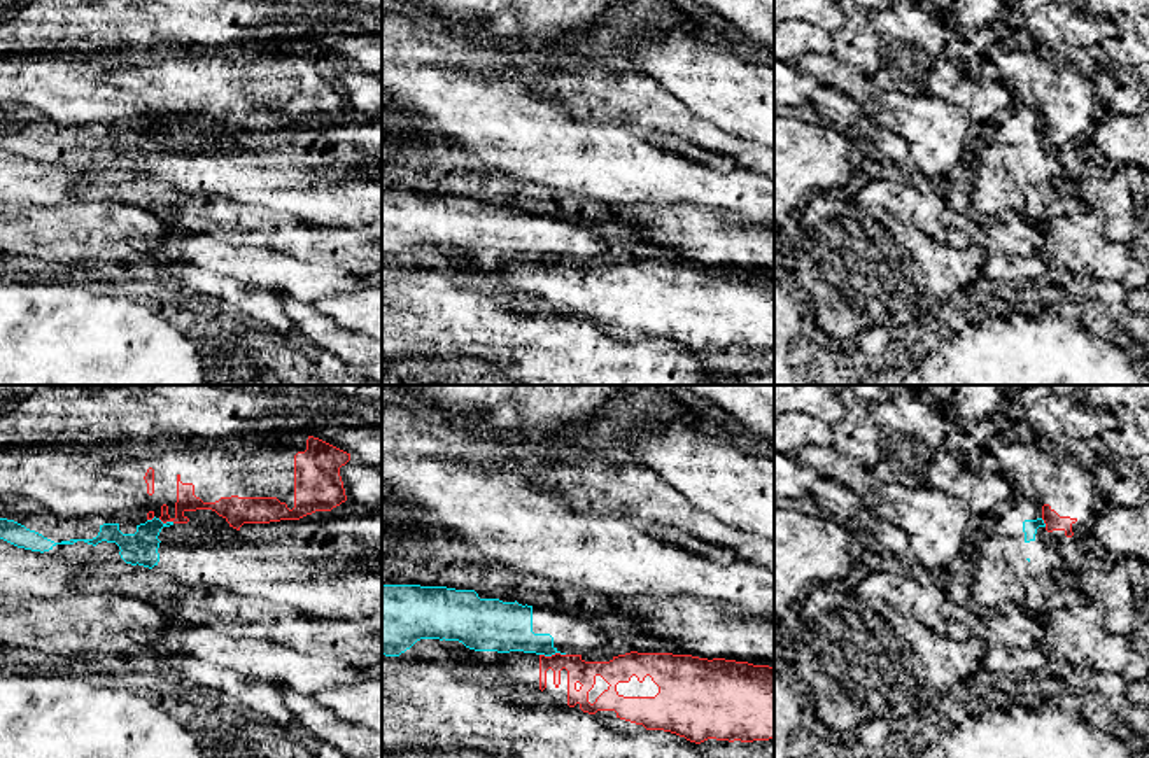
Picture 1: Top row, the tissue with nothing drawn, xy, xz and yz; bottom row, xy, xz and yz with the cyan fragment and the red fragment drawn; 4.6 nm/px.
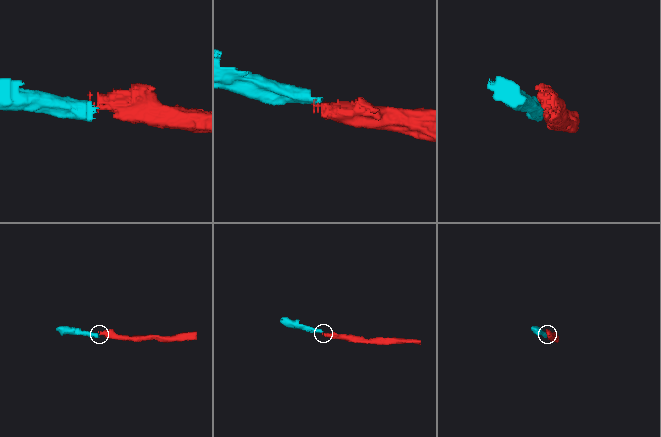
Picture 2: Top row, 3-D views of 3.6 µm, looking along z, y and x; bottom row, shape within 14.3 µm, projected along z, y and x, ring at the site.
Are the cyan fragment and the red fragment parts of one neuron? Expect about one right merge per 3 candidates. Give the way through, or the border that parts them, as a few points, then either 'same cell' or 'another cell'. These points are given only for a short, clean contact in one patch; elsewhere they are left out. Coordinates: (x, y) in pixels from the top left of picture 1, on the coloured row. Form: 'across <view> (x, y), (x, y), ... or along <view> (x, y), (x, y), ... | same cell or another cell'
along xz (540, 653), (564, 655) | another cell

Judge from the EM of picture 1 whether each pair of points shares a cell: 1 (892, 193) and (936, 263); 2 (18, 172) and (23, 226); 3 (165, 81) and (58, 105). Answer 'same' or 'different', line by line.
1: different
2: different
3: same

